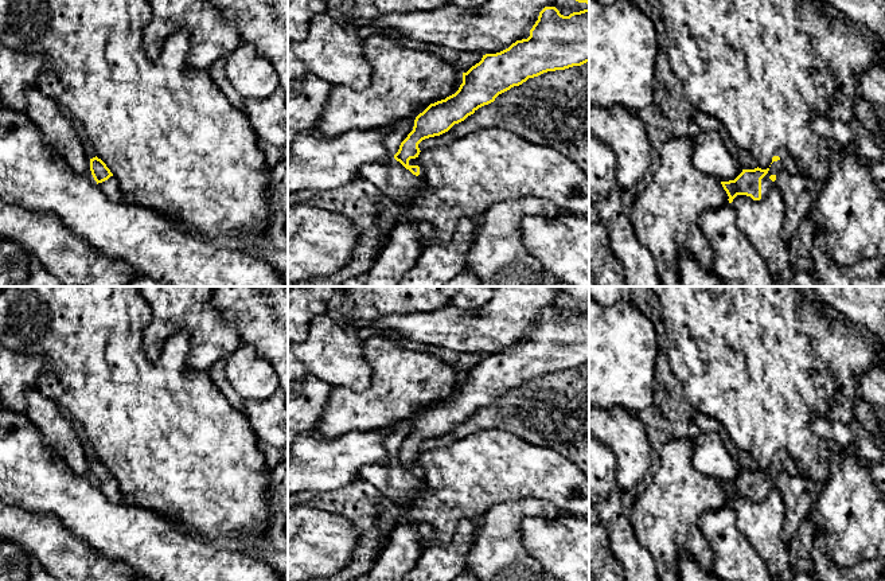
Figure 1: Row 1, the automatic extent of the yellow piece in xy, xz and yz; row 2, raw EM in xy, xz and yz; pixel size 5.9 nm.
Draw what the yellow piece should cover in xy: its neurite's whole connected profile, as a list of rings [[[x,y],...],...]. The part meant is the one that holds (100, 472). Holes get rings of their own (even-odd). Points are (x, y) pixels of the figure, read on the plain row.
[[[97,457],[90,460],[90,472],[100,490],[102,490],[113,503],[124,500],[118,481],[113,477],[106,465]]]

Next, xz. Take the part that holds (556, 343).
[[[545,308],[527,340],[516,342],[500,354],[483,356],[479,364],[463,374],[463,385],[455,395],[430,405],[416,418],[413,432],[401,444],[394,460],[424,481],[425,469],[417,461],[422,441],[448,433],[529,379],[586,363],[589,311],[564,317],[555,308]]]

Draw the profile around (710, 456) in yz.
[[[702,432],[694,440],[691,463],[699,472],[721,483],[734,481],[742,473],[741,465],[732,457],[716,432]]]

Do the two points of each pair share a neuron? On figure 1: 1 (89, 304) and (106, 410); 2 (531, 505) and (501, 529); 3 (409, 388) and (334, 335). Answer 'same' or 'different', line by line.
1: same
2: same
3: different

